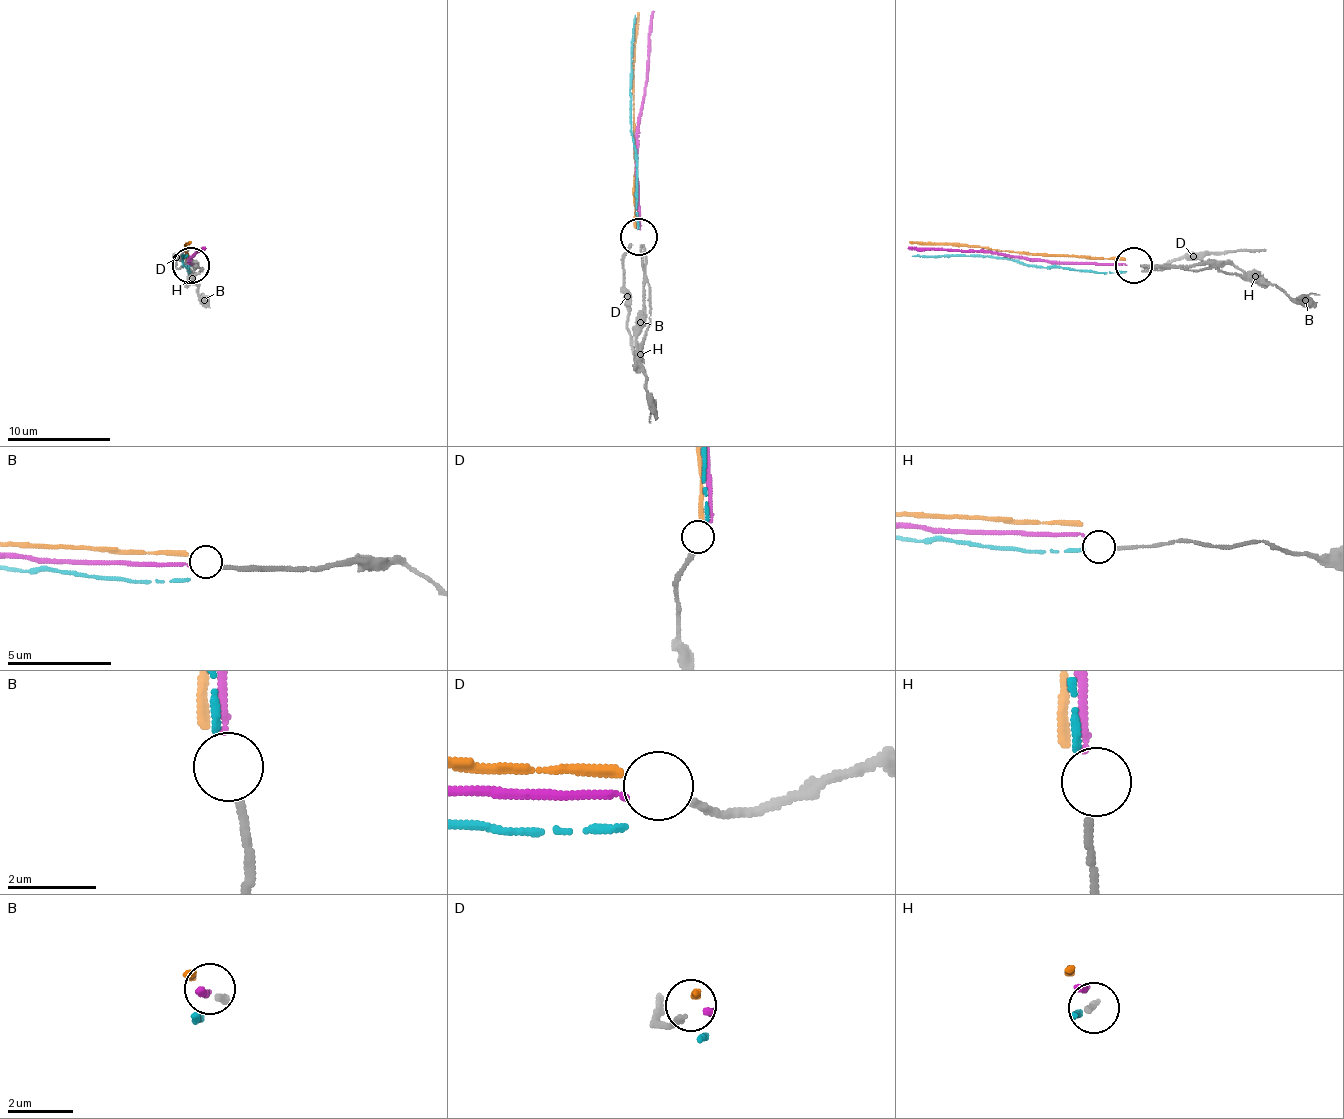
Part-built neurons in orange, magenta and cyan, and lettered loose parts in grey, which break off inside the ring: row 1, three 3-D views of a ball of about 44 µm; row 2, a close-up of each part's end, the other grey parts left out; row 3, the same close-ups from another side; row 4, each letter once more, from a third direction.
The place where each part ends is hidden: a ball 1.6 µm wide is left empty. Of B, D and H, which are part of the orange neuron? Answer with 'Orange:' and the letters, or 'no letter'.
Orange: D

